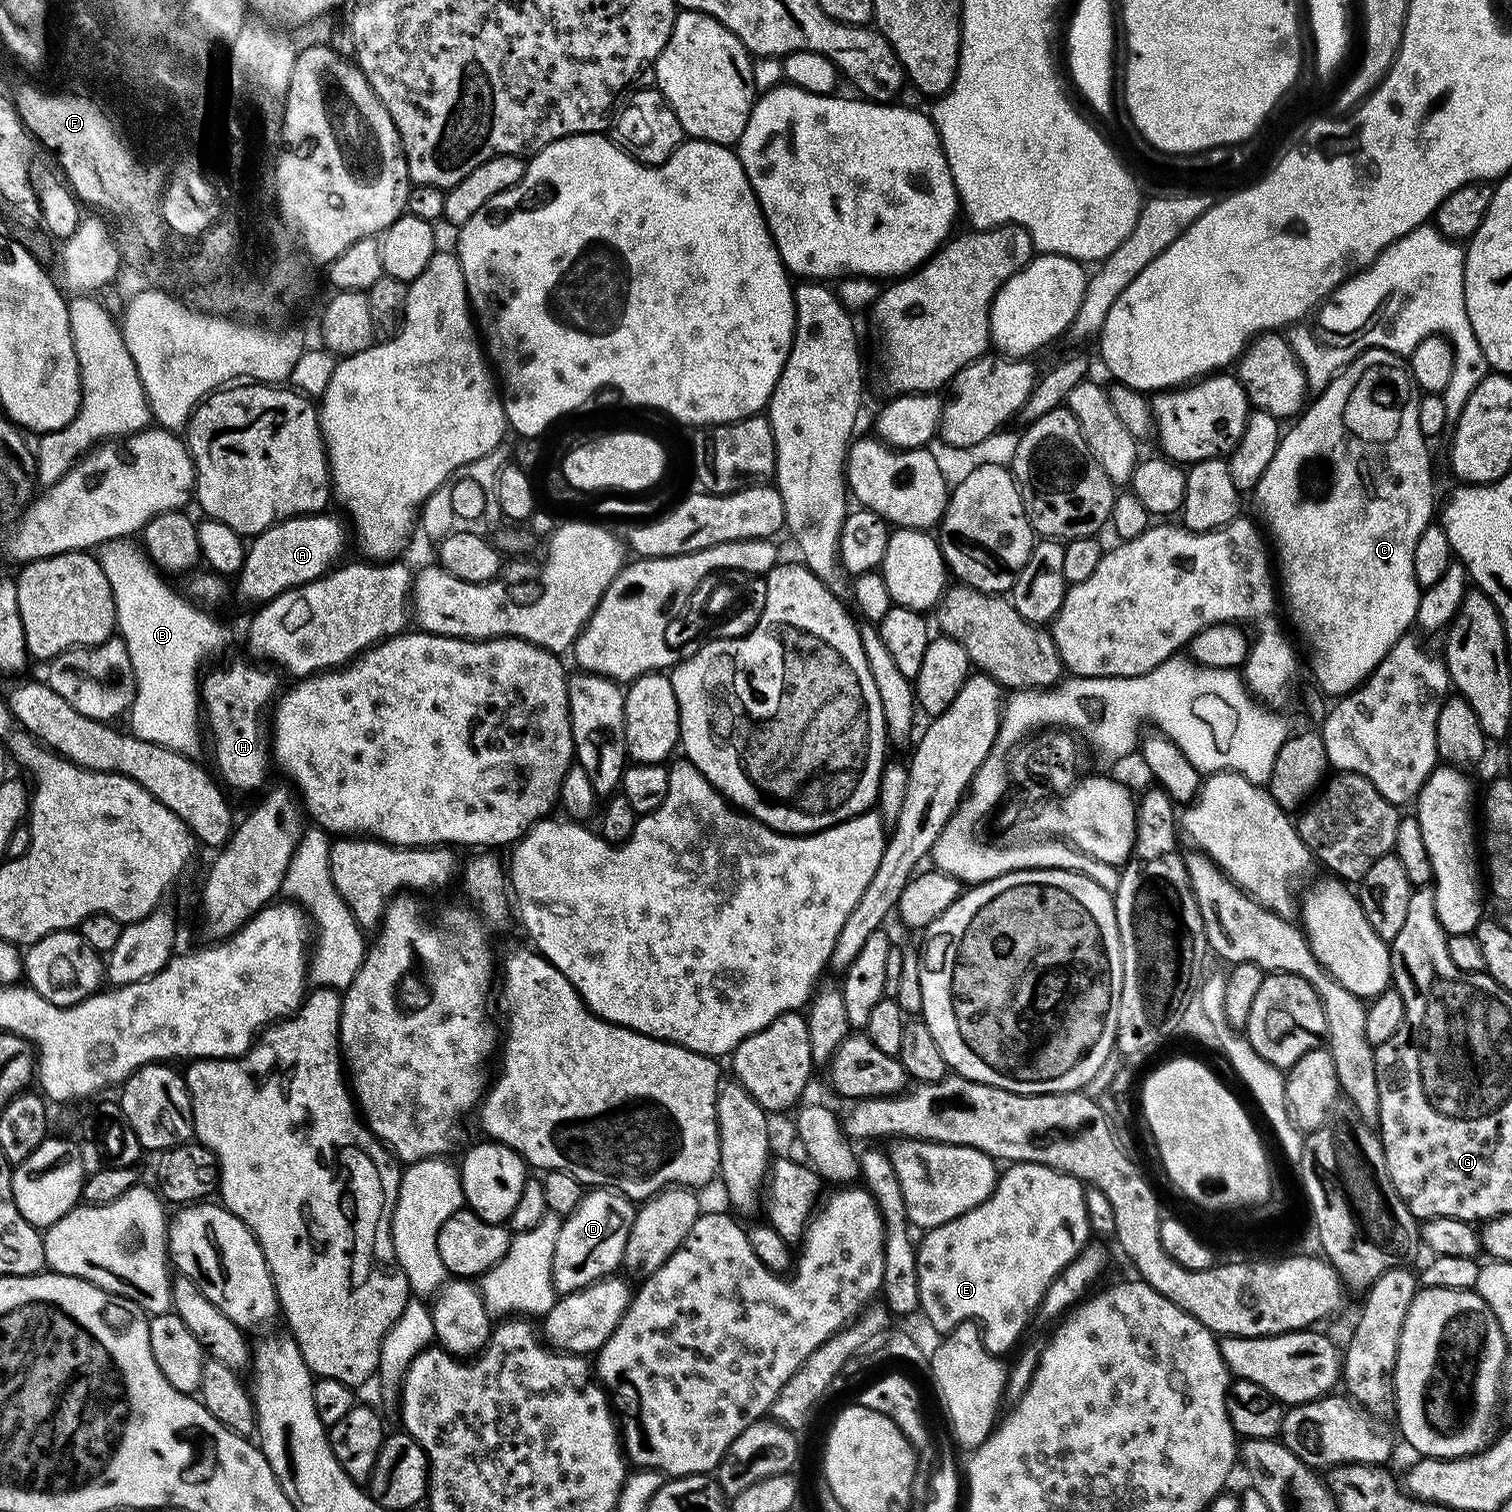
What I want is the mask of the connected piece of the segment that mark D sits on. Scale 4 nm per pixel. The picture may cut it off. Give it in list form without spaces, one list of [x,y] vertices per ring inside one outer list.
[[[593,1187],[585,1191],[582,1202],[578,1202],[578,1210],[563,1217],[558,1230],[558,1243],[554,1246],[554,1262],[552,1263],[552,1281],[557,1293],[577,1292],[586,1286],[595,1284],[597,1280],[605,1279],[621,1267],[626,1250],[626,1238],[632,1229],[632,1220],[636,1216],[637,1205],[627,1196],[614,1188]]]

